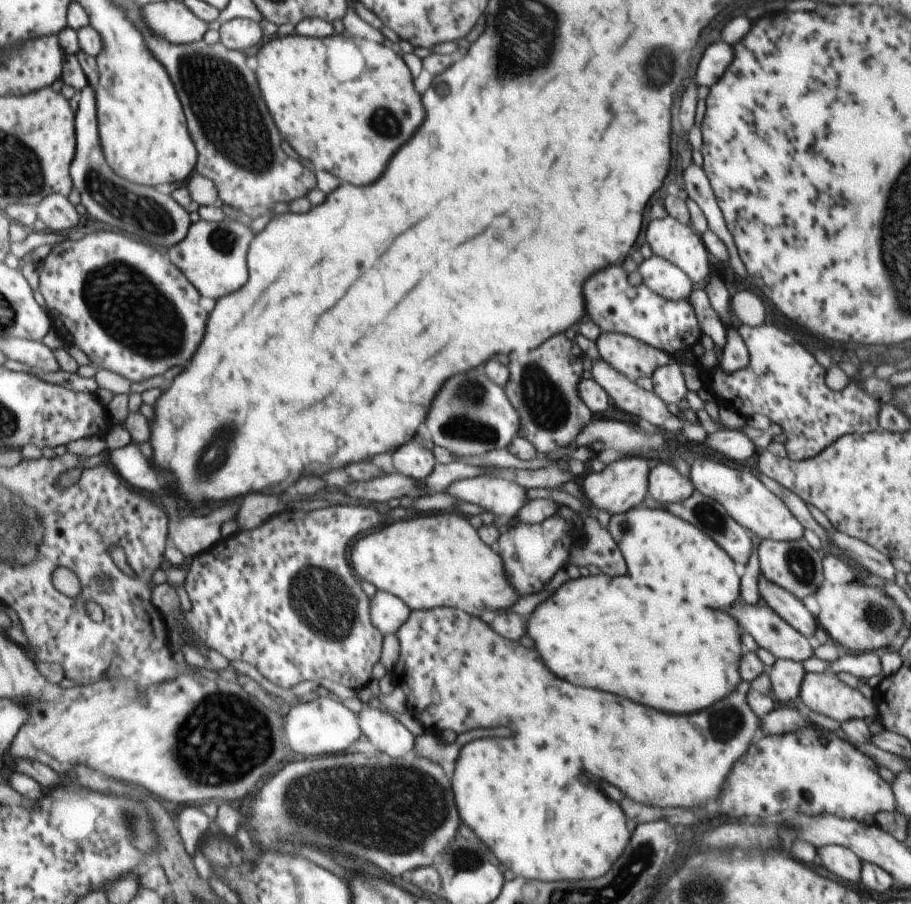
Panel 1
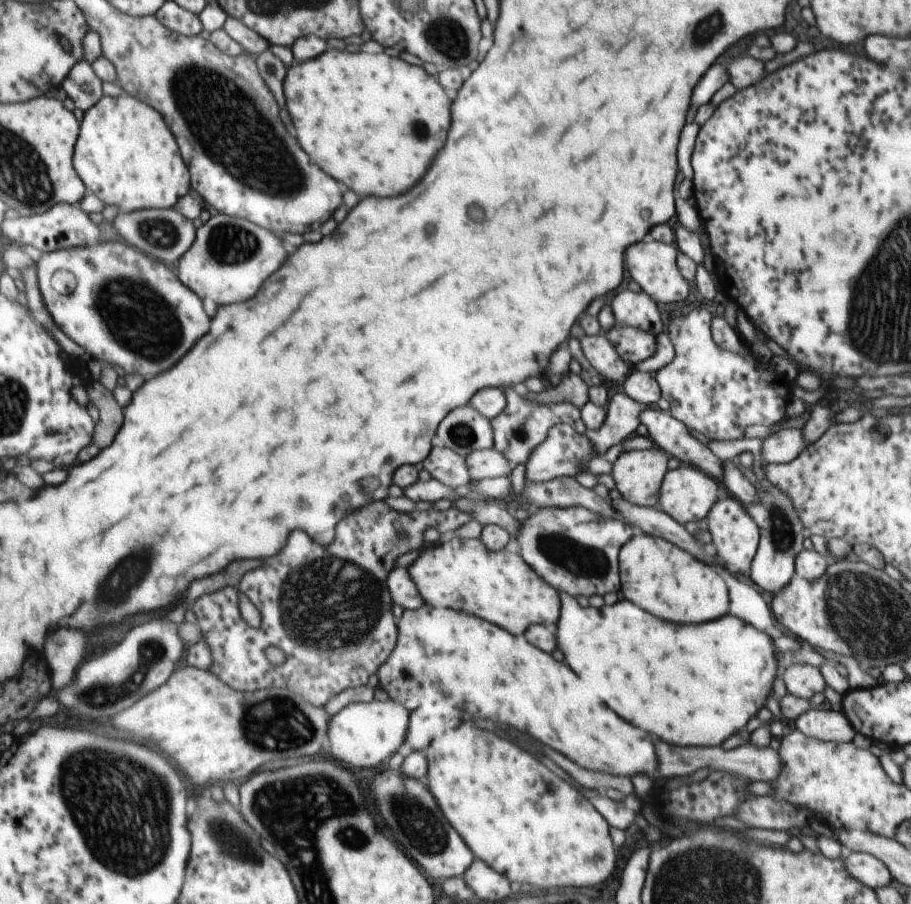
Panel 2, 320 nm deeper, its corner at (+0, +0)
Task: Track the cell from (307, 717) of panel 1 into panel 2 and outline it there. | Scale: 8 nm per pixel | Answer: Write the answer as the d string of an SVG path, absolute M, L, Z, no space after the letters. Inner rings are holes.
M391 699L349 703L332 718L329 726L328 738L333 758L343 760L349 768L369 768L381 760L387 760L397 750L397 746L404 742L409 716L410 711Z

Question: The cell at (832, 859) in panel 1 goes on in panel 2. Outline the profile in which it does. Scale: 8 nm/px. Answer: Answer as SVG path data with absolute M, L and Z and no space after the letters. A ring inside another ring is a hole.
M844 853L843 864L855 880L871 888L894 884L893 875L878 857L869 853Z

